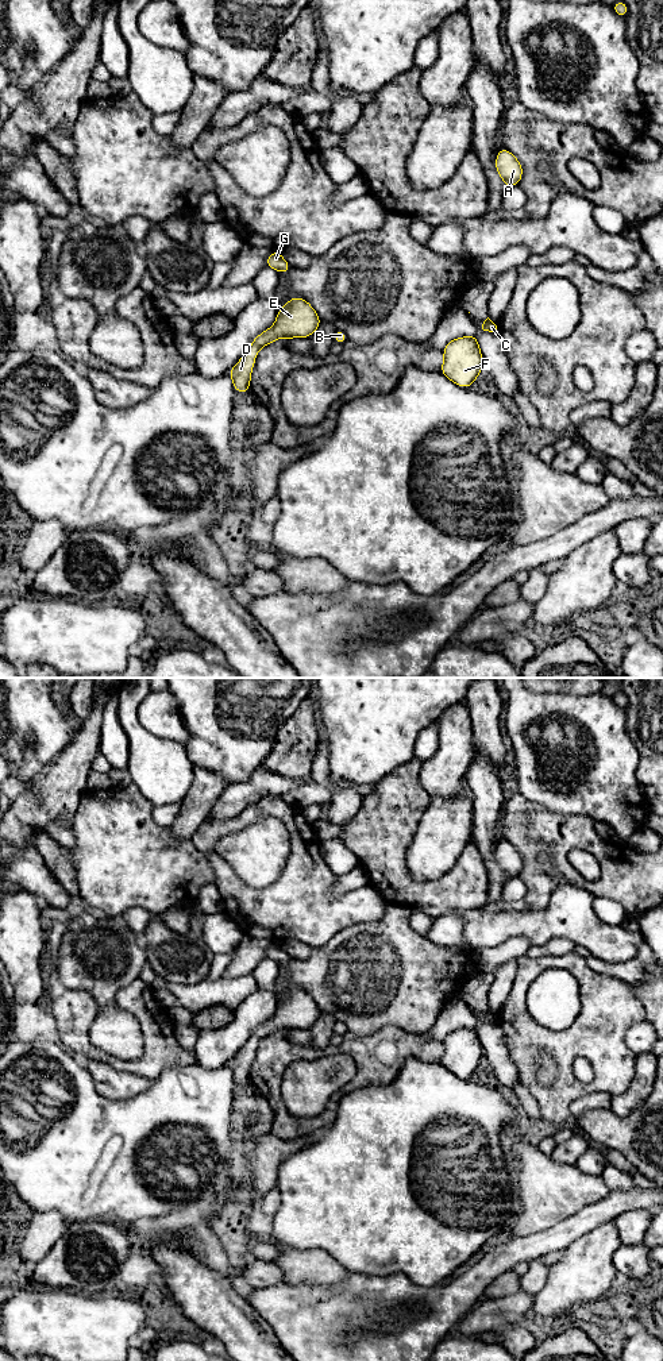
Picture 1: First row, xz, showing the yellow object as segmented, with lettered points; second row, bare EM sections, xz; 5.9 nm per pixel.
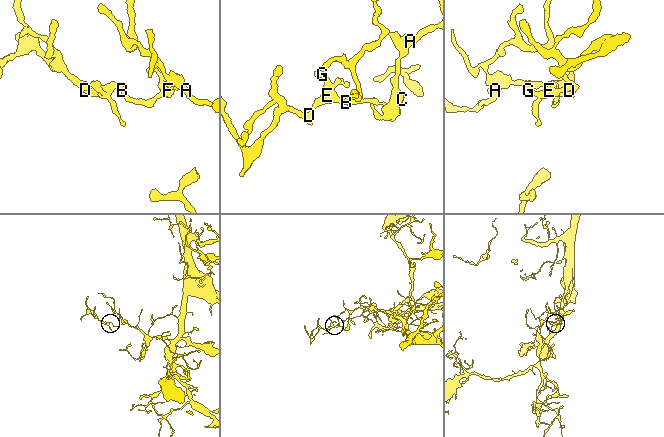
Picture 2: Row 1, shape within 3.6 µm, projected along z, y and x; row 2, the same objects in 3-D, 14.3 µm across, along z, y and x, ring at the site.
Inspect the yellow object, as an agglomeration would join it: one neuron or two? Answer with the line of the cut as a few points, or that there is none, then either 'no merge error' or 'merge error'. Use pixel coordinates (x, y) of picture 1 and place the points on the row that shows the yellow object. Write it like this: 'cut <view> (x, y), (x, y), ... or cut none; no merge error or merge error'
cut none; no merge error

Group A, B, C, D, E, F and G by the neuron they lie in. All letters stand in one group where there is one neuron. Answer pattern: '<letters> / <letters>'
A B C D E F G

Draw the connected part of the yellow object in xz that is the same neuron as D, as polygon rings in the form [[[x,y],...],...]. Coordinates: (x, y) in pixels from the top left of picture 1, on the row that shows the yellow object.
[[[293,297],[280,308],[271,328],[258,335],[242,359],[227,373],[239,393],[250,392],[250,378],[258,351],[281,338],[311,338],[321,320],[308,301]]]

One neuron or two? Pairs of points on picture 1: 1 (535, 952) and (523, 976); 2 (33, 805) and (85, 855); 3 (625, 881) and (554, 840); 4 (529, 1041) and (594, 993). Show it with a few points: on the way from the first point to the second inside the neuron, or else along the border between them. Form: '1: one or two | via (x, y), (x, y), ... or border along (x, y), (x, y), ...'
1: two | border along (525, 955), (531, 957), (563, 956)
2: two | border along (74, 812), (72, 822), (74, 844), (66, 848)
3: one | via (609, 862), (588, 840), (573, 840)
4: one | via (551, 1041), (566, 1041), (593, 1014)

